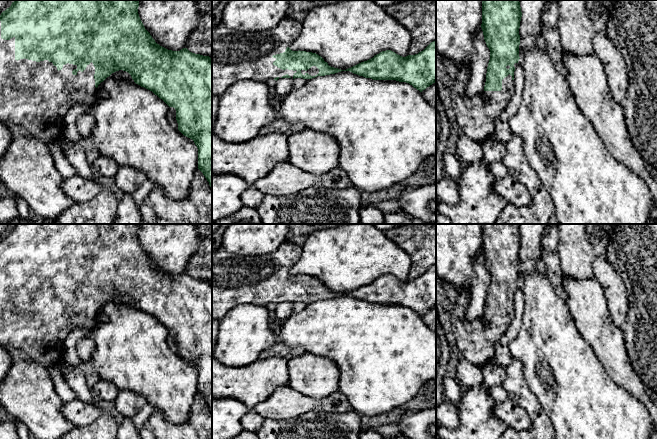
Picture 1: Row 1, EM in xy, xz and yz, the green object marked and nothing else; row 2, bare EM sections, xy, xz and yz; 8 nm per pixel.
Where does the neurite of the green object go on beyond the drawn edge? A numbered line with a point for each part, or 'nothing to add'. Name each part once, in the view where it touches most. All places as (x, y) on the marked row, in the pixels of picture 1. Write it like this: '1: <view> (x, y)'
1: xy (34, 95)

